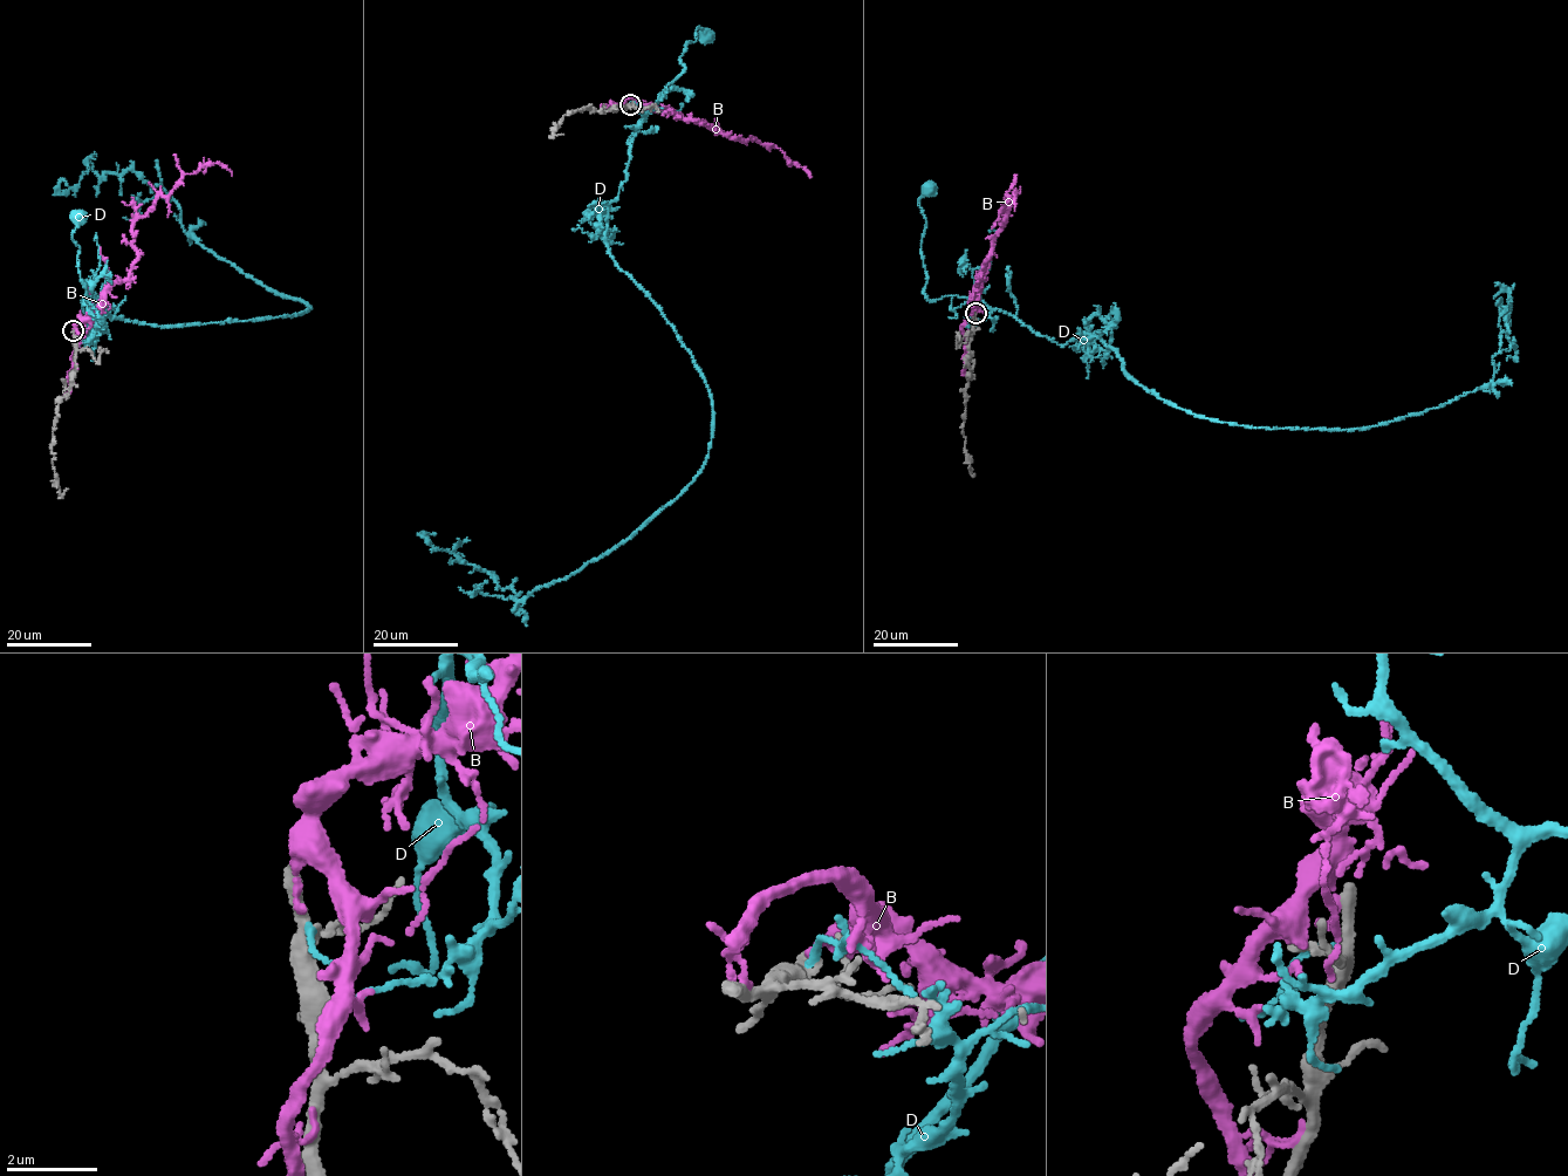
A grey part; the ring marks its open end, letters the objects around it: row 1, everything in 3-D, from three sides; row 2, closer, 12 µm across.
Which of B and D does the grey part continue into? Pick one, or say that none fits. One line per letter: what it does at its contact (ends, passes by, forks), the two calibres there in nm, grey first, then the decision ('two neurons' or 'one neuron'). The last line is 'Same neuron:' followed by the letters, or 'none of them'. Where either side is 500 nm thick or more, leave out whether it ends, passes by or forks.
B: it ends there; 360 nm thick on the grey side, 240 nm on the other; two neurons
D: it ends there; 280 nm thick on the grey side, 140 nm on the other; two neurons
Same neuron: none of them

